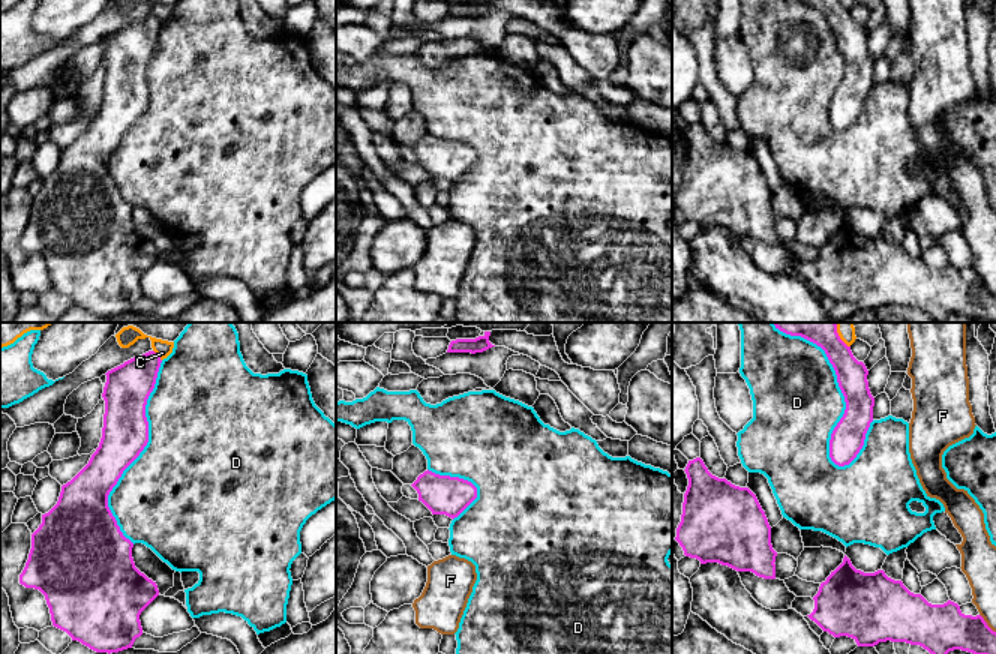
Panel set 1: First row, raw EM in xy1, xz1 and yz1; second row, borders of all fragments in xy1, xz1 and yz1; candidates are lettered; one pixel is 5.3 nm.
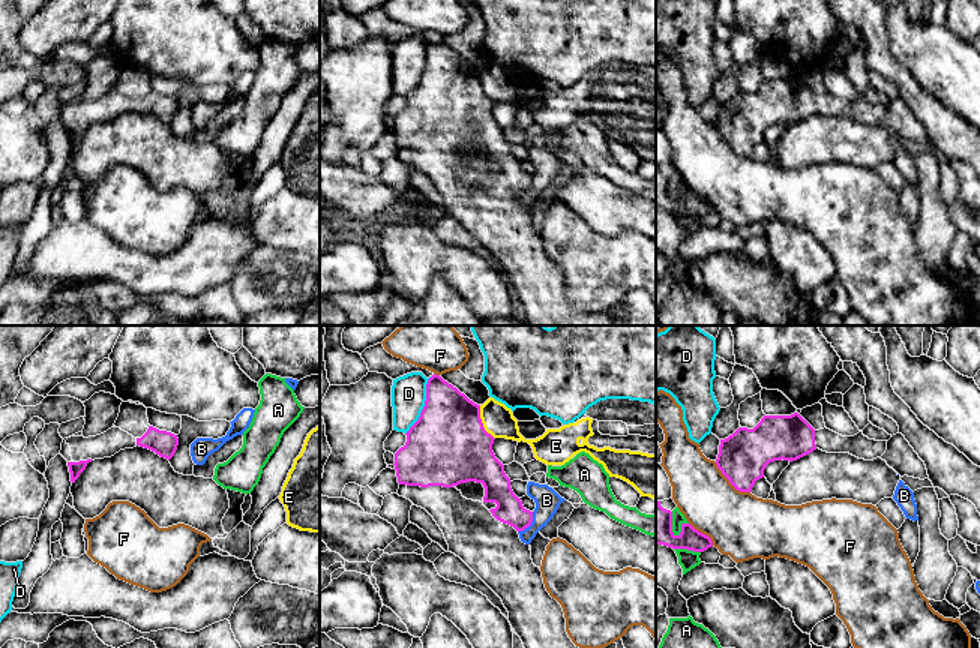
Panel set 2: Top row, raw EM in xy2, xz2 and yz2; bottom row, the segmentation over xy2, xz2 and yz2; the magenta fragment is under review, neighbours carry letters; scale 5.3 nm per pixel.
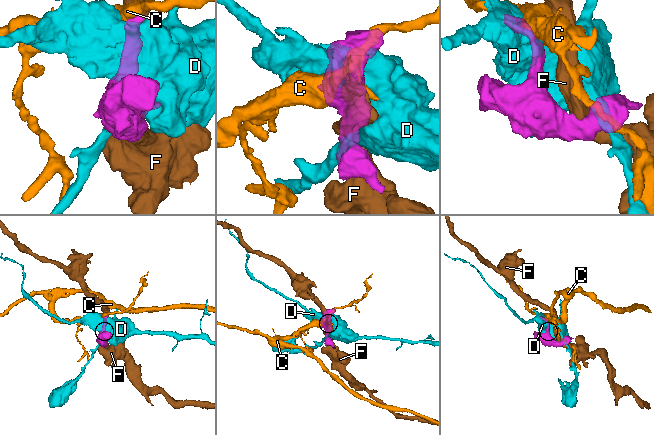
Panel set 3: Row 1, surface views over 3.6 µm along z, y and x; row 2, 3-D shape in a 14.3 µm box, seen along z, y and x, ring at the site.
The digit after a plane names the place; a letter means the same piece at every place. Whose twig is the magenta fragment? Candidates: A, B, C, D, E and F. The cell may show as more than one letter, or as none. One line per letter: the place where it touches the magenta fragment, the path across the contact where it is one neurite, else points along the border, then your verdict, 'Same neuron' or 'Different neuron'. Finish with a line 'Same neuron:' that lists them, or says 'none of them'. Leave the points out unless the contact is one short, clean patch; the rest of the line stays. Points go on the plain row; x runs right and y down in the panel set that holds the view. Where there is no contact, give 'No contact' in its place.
A: Touches magenta at yz2 (688, 213). Boundary: yz2 (674, 212), (700, 216). Different neuron
B: Touches magenta at xz2 (530, 188). Boundary: xz2 (533, 176), (533, 185), (518, 197). Different neuron
C: Touches magenta at xy1 (158, 20). Different neuron
D: Touches magenta at yz1 (845, 65). Different neuron
E: Touches magenta at xz2 (480, 86). Boundary: xz2 (479, 69), (482, 90), (494, 102). Different neuron
F: Touches magenta at yz2 (730, 146). Different neuron
Same neuron: none of them

